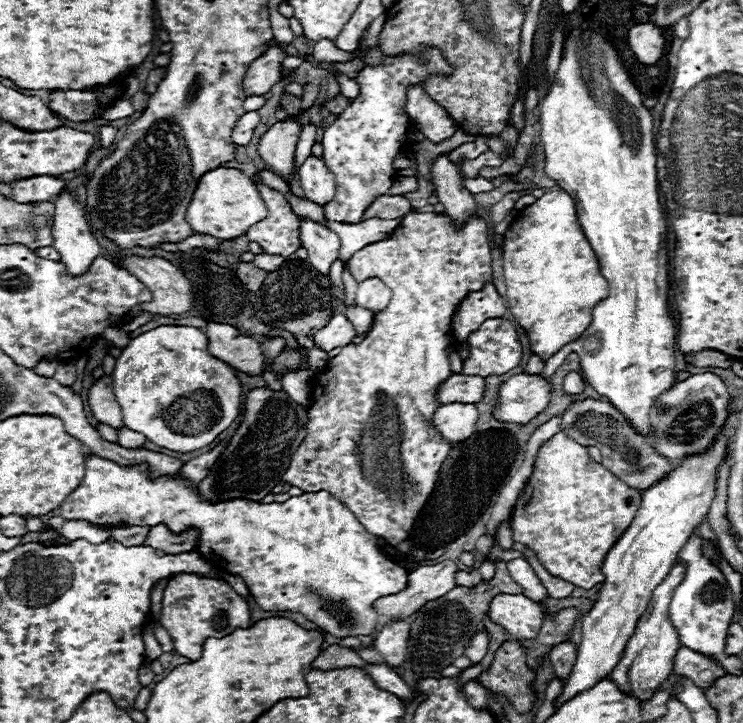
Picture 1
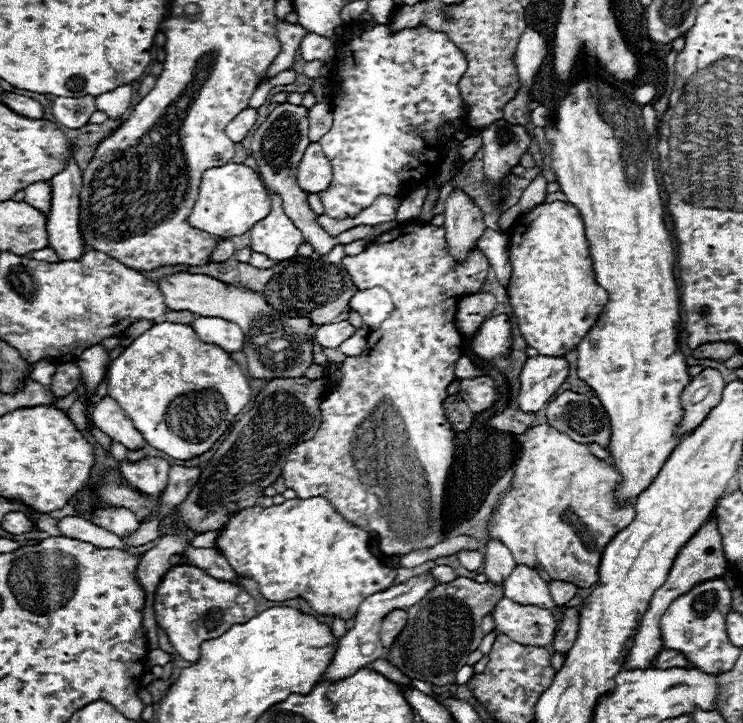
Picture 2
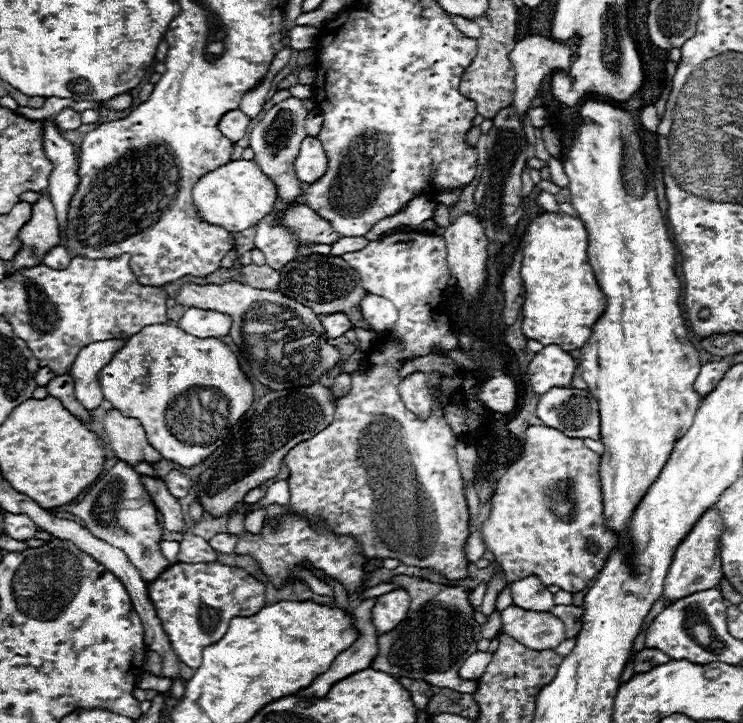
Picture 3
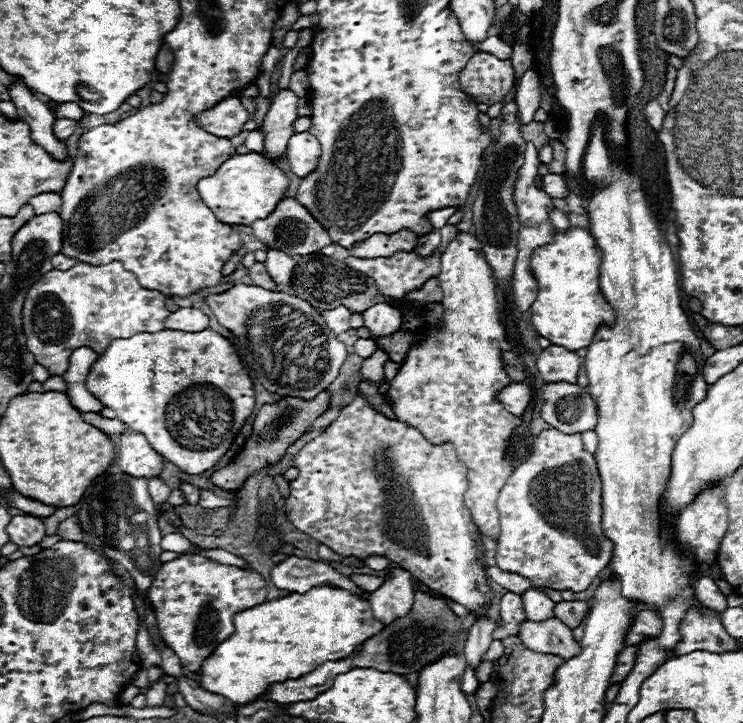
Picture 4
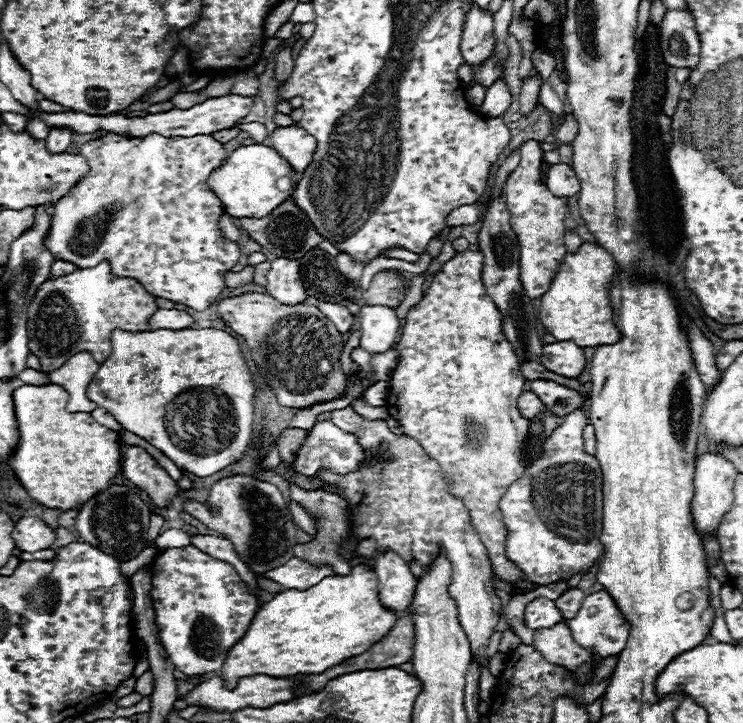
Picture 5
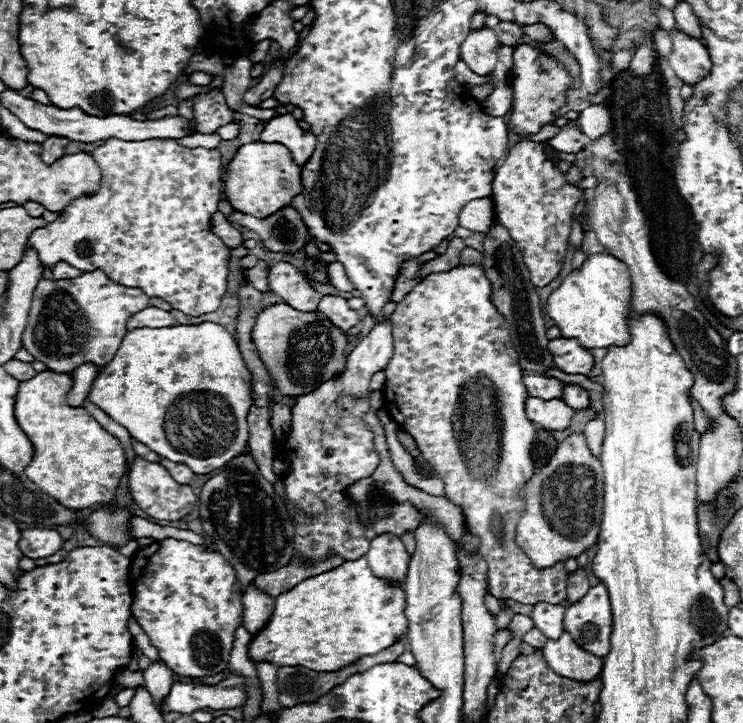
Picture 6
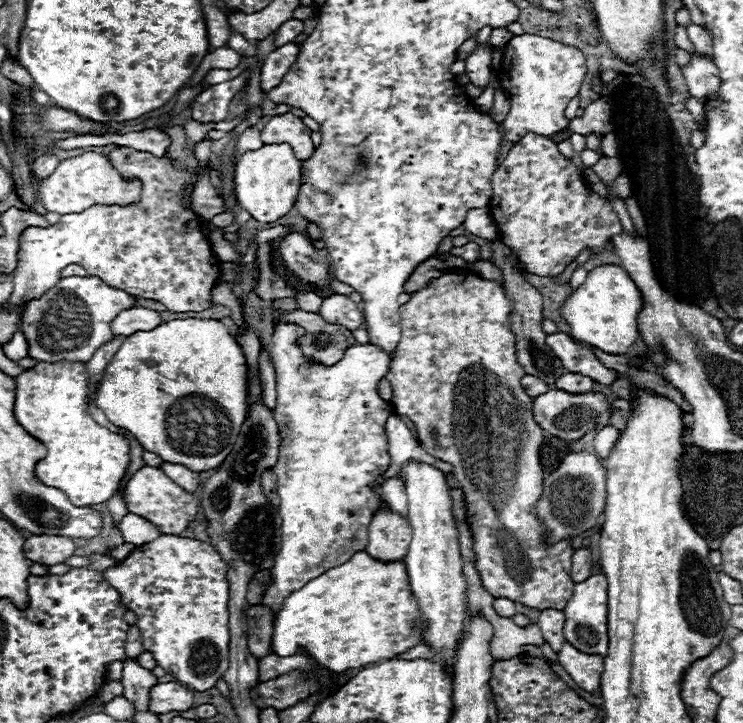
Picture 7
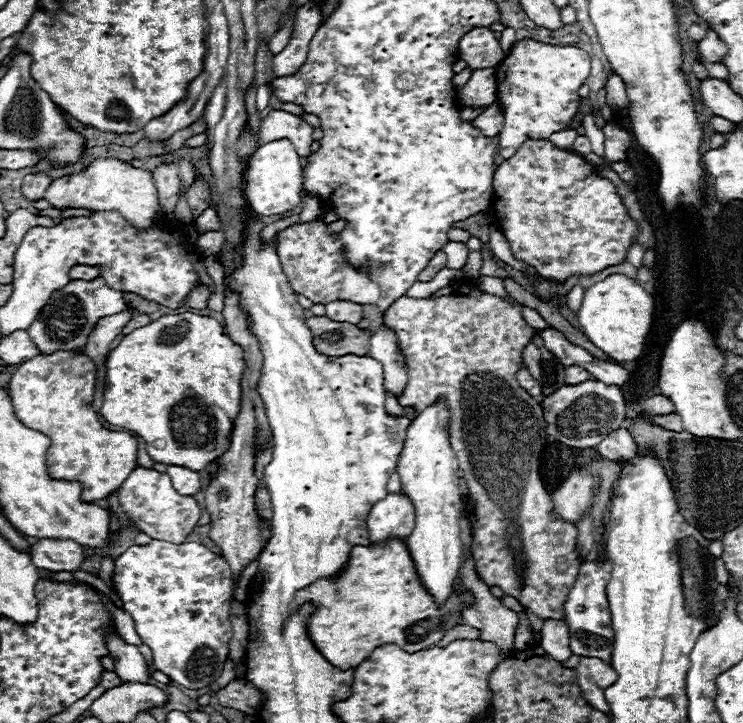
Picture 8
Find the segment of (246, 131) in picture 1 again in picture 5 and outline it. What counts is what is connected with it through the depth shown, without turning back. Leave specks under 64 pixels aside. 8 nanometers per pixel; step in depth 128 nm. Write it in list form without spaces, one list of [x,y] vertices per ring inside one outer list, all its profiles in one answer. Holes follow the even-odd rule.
[[[226,94],[226,96],[220,96],[220,98],[210,98],[210,100],[196,104],[188,110],[174,108],[174,110],[168,110],[168,112],[162,112],[162,114],[148,114],[144,118],[90,116],[90,114],[84,114],[84,112],[62,112],[62,114],[44,114],[44,122],[48,122],[48,126],[68,126],[72,132],[78,132],[78,134],[104,130],[104,132],[132,134],[132,136],[150,134],[150,132],[168,134],[168,136],[196,136],[196,134],[212,134],[212,132],[218,132],[218,130],[232,128],[240,118],[244,118],[248,114],[252,104],[254,104],[254,98]]]

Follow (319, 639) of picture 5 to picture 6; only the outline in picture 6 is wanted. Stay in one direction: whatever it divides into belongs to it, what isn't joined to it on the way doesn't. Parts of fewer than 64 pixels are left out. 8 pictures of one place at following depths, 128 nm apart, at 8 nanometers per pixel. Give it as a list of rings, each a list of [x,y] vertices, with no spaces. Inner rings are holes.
[[[364,556],[352,562],[348,560],[342,566],[318,574],[314,578],[308,578],[296,584],[292,590],[276,596],[274,612],[268,624],[248,644],[248,656],[252,662],[270,662],[278,668],[304,666],[316,672],[340,670],[356,662],[364,654],[376,654],[376,650],[384,650],[384,646],[392,646],[396,638],[404,636],[408,630],[404,606],[406,606],[404,590],[398,586],[392,588],[384,580],[376,578]]]

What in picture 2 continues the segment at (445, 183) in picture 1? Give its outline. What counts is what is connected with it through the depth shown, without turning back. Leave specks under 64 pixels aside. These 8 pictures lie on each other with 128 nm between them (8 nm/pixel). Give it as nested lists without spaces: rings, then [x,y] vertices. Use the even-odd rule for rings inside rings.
[[[454,188],[444,206],[444,230],[450,252],[456,260],[464,260],[484,232],[482,210],[460,188]]]

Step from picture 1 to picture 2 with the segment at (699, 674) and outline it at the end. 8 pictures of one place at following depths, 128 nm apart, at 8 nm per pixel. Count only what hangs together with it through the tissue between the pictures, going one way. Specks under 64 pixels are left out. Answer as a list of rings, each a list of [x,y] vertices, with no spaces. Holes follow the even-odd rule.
[[[662,650],[654,662],[654,668],[694,668],[690,660],[678,650]]]

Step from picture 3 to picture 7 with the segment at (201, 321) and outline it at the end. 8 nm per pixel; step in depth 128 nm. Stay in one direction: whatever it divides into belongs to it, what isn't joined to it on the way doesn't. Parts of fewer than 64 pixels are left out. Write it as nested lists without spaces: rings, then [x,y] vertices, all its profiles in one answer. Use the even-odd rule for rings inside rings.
[[[136,306],[136,308],[130,308],[130,310],[124,310],[120,312],[114,320],[112,320],[112,332],[118,336],[128,336],[128,334],[134,334],[136,330],[154,330],[156,326],[162,324],[162,318],[160,318],[160,312],[156,310],[150,310],[150,308],[142,308],[142,306]]]

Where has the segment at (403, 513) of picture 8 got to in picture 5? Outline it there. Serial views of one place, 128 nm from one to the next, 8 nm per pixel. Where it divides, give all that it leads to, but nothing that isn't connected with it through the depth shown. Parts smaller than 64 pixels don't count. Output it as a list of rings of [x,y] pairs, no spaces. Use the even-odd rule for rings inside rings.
[[[394,552],[374,556],[376,576],[378,576],[378,600],[384,608],[400,614],[406,612],[414,600],[416,578],[412,576],[408,564]]]

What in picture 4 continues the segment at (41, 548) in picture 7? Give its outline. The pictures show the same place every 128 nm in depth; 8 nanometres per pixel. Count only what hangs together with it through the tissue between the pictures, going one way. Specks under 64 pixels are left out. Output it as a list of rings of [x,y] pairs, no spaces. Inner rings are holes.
[[[20,514],[20,516],[12,516],[10,524],[6,526],[6,534],[10,538],[10,542],[18,544],[18,546],[34,546],[38,544],[46,534],[44,534],[44,524],[40,518],[28,516],[28,514]]]

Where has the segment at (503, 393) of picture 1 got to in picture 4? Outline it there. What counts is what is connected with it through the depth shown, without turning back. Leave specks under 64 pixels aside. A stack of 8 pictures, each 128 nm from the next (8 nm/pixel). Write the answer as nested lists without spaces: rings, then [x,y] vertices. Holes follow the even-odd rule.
[[[548,346],[542,350],[542,354],[536,360],[536,368],[540,378],[550,382],[570,382],[576,384],[578,370],[580,370],[580,356],[576,352],[570,352],[562,346]]]

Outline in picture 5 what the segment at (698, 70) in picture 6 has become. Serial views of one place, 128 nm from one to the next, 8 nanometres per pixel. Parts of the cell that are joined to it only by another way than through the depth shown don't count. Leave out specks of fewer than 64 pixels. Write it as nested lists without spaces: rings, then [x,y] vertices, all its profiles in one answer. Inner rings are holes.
[[[666,10],[660,24],[664,60],[676,68],[694,68],[700,60],[700,40],[690,10]]]

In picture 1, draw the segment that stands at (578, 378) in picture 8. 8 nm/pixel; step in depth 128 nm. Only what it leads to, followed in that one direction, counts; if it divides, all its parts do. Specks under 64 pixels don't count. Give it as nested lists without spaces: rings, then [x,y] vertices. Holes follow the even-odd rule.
[[[564,432],[554,434],[540,446],[532,476],[522,494],[518,510],[524,508],[524,514],[514,514],[512,518],[514,542],[532,548],[552,576],[572,582],[578,588],[590,590],[598,582],[604,582],[604,558],[632,524],[642,494],[594,462],[588,456],[588,448]]]

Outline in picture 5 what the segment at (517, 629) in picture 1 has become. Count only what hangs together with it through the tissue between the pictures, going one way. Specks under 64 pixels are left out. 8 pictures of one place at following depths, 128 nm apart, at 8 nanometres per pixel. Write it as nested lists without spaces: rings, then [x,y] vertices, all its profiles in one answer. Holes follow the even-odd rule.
[[[558,622],[552,628],[534,630],[532,646],[552,664],[564,666],[566,670],[576,670],[580,664],[590,660],[588,650],[574,642],[572,632],[566,622]]]

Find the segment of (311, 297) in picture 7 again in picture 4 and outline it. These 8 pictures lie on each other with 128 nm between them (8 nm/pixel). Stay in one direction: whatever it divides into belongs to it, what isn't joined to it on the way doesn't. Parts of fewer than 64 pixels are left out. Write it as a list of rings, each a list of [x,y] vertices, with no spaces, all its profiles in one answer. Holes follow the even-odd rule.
[[[268,248],[266,250],[266,270],[268,274],[272,274],[272,280],[276,284],[286,284],[290,286],[290,274],[292,274],[292,266],[296,264],[296,260],[288,254],[284,254],[282,250],[276,248]]]

